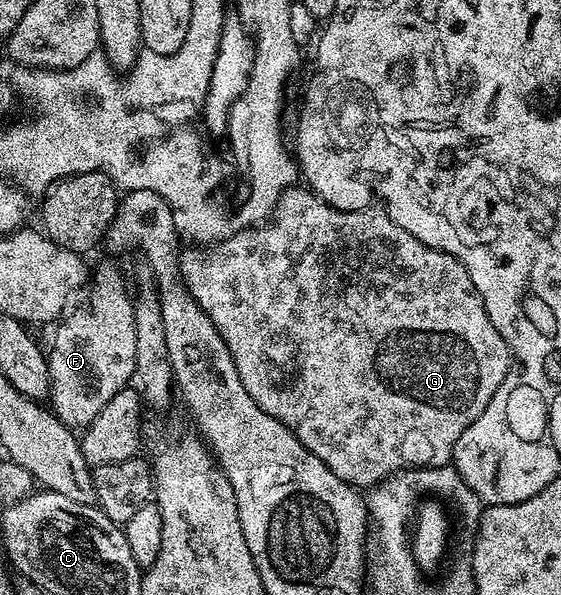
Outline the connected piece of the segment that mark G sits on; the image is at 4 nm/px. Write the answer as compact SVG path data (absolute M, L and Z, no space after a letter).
M292 186L279 196L275 211L266 222L254 228L244 228L217 244L188 248L191 249L180 255L179 273L197 306L205 310L213 326L217 326L217 334L225 338L225 346L229 346L229 354L233 354L233 366L237 366L237 374L241 374L241 382L245 390L249 390L249 398L253 398L265 414L285 425L314 456L321 458L321 462L333 470L333 474L337 474L337 478L356 490L370 490L385 477L402 472L404 468L450 465L457 438L461 438L485 406L489 406L493 394L497 394L512 371L511 347L505 338L501 338L497 326L489 322L485 302L473 286L473 278L469 278L465 266L440 248L425 246L425 242L413 238L409 230L401 230L401 226L397 226L382 207L342 212L340 208L326 204L310 188Z

